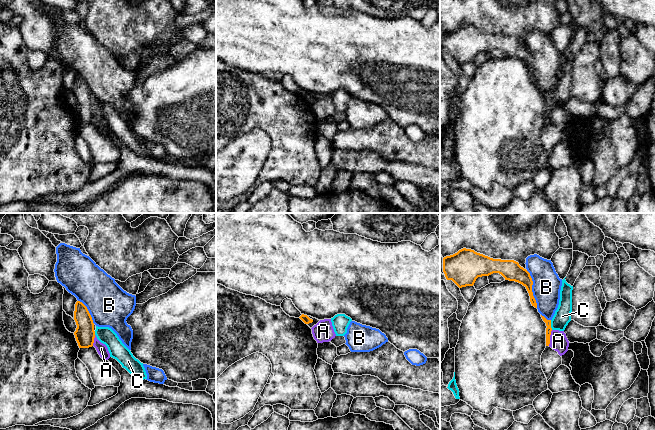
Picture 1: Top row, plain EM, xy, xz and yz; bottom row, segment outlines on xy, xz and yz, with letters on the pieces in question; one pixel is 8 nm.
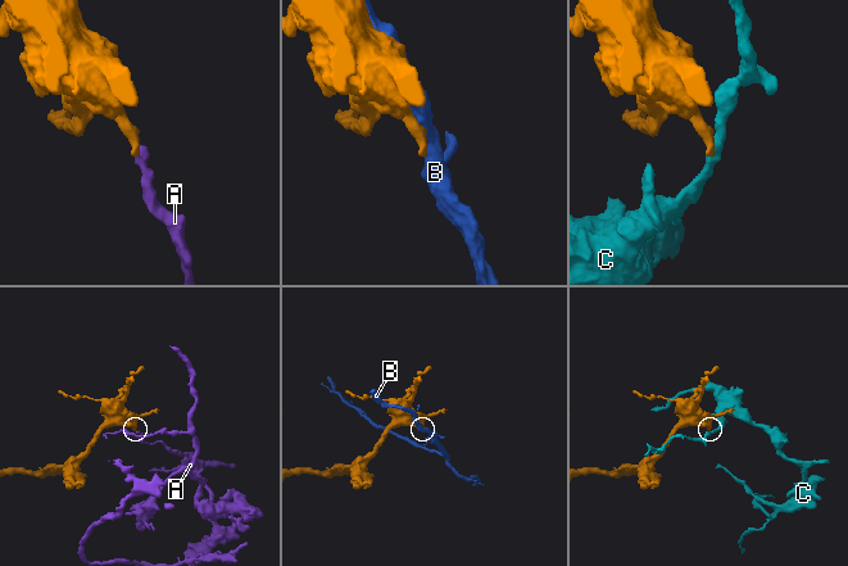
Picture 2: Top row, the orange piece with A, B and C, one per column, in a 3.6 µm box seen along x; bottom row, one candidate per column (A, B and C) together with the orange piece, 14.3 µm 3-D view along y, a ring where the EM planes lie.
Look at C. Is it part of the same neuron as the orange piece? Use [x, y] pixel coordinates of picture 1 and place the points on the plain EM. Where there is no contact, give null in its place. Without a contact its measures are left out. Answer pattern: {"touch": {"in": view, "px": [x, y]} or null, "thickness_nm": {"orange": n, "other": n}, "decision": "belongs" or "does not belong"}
{"touch": {"in": "yz", "px": [550, 101]}, "thickness_nm": {"orange": 50, "other": 140}, "decision": "does not belong"}

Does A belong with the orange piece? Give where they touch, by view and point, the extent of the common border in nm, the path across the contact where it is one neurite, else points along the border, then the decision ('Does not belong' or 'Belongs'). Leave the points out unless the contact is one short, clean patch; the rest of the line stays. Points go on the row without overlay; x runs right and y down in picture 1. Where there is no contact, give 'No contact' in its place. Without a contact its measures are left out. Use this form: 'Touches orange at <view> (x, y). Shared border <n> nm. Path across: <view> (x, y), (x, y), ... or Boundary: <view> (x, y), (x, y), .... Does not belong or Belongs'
Touches orange at yz (549, 114). Shared border 130 nm. Boundary: yz (552, 106), (548, 121). Does not belong

